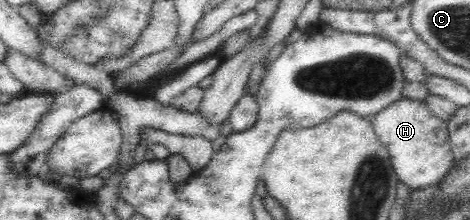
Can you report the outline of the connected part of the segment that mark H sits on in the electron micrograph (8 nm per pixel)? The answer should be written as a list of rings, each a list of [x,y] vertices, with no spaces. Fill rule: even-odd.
[[[399,98],[371,120],[379,141],[388,149],[399,181],[411,190],[429,187],[446,176],[453,159],[448,122],[433,115],[424,101]]]

